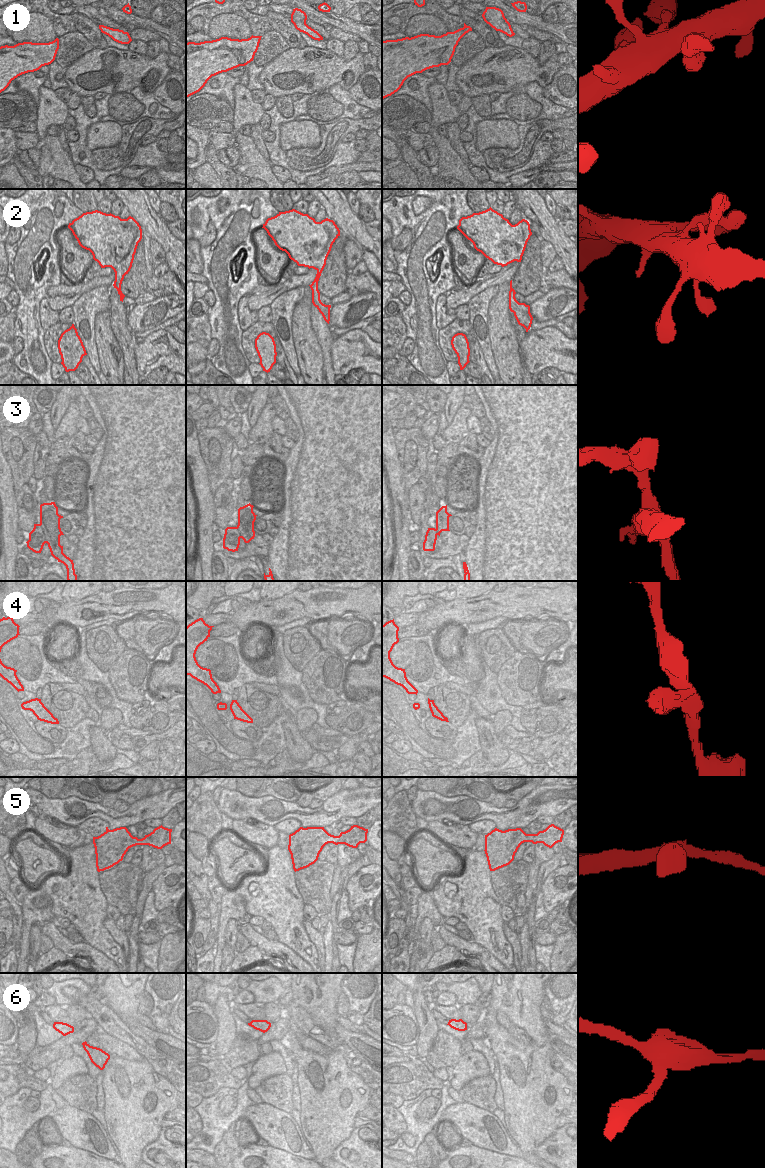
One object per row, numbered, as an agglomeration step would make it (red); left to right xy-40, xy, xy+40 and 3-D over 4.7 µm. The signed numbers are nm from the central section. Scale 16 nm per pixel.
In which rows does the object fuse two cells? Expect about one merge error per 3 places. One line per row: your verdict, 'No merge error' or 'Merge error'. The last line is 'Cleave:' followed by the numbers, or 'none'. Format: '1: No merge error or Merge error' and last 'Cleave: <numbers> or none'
1: No merge error
2: No merge error
3: Merge error
4: Merge error
5: No merge error
6: Merge error
Cleave: 3, 4, 6

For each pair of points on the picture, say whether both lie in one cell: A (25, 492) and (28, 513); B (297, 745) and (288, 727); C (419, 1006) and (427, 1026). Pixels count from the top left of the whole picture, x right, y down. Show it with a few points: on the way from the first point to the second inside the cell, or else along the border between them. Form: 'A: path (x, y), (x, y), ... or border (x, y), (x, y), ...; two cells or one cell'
A: path (25, 497), (28, 508); one cell
B: path (295, 741), (291, 731); one cell
C: path (422, 1011), (423, 1022); one cell

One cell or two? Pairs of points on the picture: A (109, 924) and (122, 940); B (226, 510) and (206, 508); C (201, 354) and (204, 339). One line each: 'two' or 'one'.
A: one
B: two
C: two

